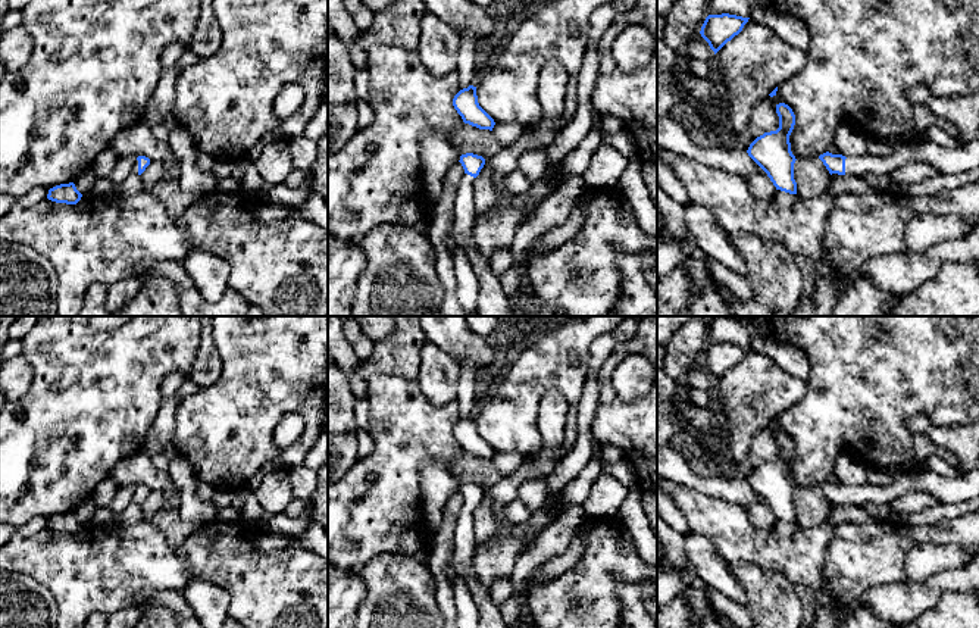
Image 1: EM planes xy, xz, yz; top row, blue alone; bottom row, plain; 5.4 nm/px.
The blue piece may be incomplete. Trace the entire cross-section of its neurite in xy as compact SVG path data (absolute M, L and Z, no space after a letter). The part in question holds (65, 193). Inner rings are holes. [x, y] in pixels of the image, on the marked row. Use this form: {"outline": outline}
{"outline": "M73 182L60 184L49 190L47 199L56 203L76 204L82 194Z"}

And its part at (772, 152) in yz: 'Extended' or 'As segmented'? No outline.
As segmented

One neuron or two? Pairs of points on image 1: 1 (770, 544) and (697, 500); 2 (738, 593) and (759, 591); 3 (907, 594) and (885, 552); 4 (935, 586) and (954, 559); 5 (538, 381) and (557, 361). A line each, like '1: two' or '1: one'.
1: one
2: two
3: two
4: two
5: one

